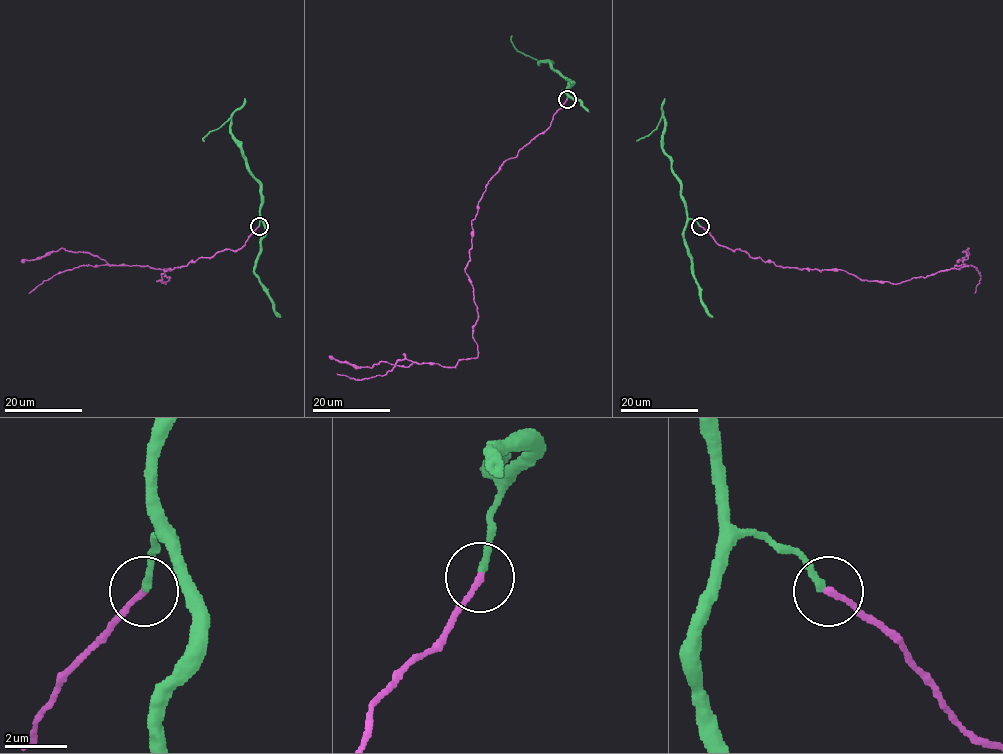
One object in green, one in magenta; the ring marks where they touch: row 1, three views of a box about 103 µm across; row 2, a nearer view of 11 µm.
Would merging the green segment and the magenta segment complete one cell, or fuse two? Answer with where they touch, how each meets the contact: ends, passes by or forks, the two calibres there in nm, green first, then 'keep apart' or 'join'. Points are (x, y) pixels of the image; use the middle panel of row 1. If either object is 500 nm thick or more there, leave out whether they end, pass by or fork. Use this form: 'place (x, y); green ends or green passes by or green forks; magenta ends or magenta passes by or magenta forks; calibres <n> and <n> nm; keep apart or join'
place (567, 99); green ends; magenta ends; calibres 240 and 200 nm; join

